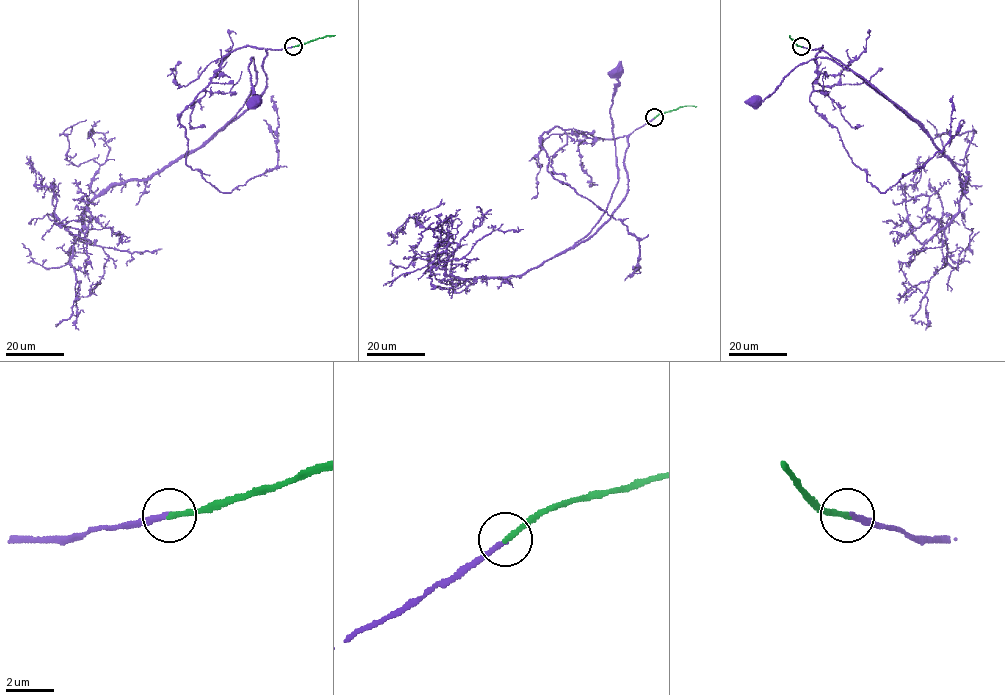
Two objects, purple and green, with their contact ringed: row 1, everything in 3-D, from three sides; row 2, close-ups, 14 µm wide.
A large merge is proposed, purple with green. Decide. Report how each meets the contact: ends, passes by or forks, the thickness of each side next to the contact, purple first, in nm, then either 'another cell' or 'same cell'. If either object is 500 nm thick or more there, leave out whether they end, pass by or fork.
purple ends there; green ends there; 220 nm thick on the purple side, 220 nm on the other; same cell

